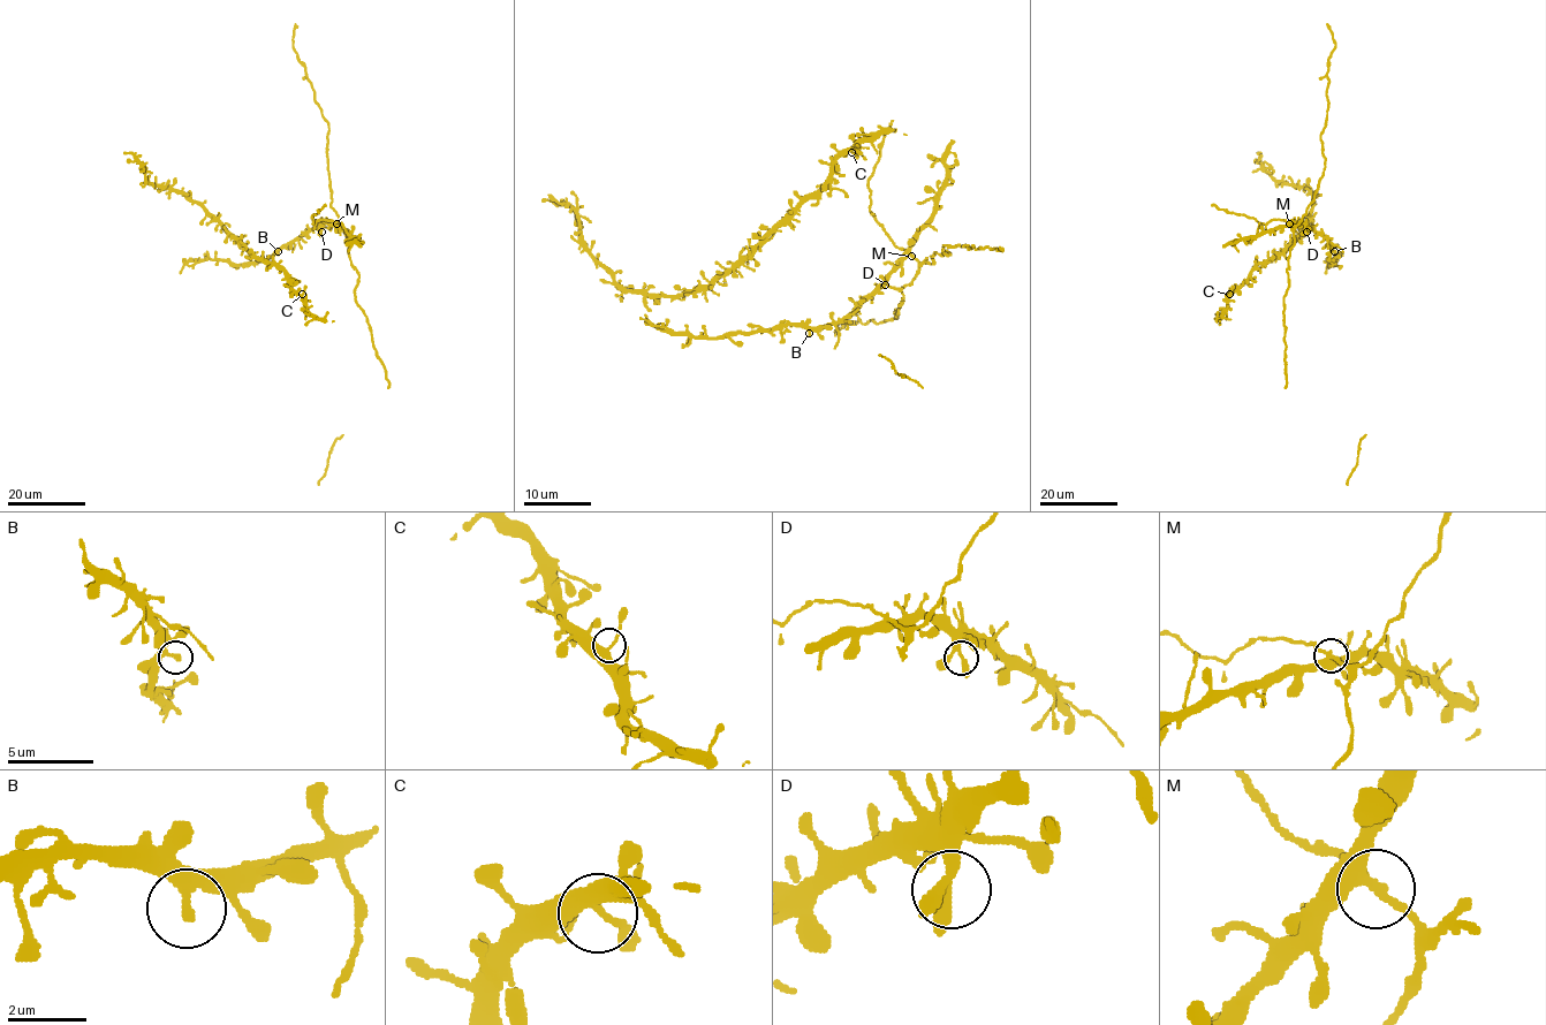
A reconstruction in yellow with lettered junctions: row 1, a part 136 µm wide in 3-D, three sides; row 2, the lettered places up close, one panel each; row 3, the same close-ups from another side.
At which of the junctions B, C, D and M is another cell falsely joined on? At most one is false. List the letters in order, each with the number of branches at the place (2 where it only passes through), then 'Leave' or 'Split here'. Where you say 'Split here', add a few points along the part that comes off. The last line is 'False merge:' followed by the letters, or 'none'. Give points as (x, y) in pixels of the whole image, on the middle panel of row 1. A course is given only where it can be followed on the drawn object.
B: Branches: 2. Leave
C: Branches: 3. Leave
D: Branches: 2. Leave
M: Branches: 3. Leave
False merge: none

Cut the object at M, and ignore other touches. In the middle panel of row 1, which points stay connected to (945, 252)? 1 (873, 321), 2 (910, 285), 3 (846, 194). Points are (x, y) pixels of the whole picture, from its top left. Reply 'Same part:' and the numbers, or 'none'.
Same part: 1, 2

